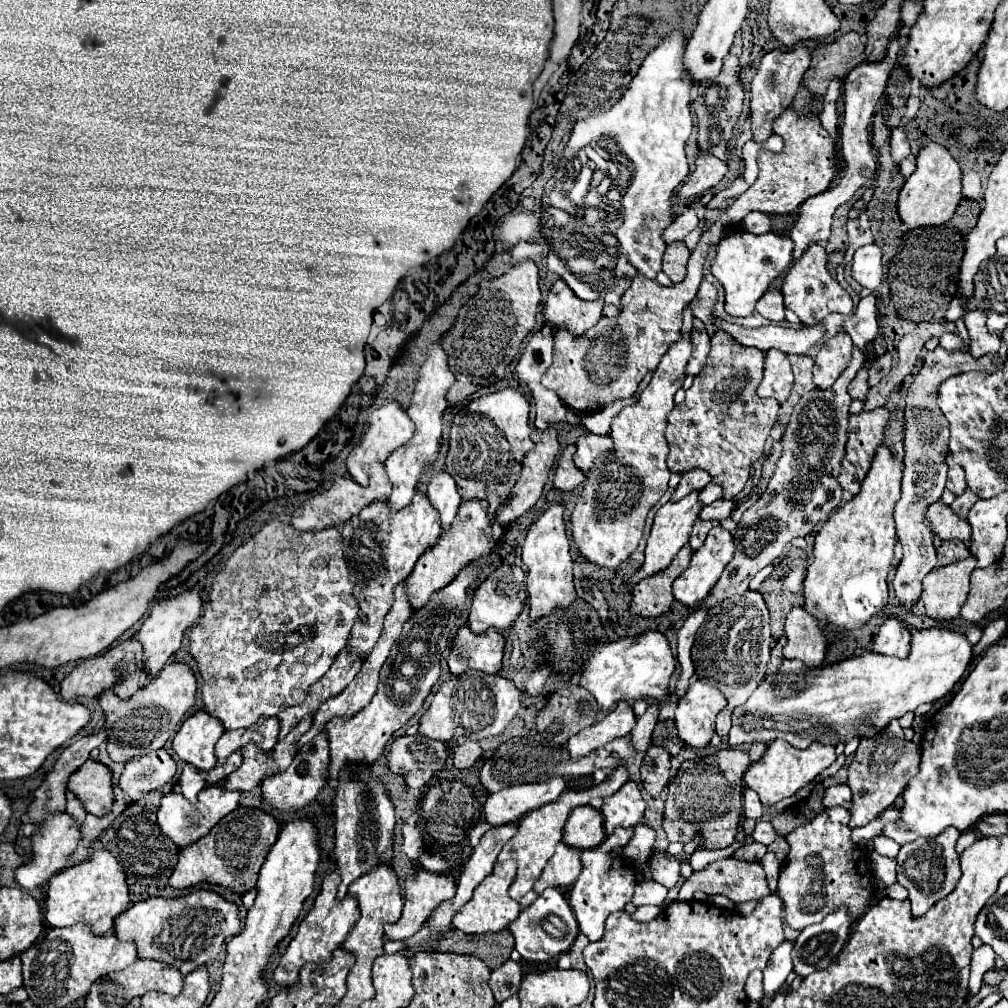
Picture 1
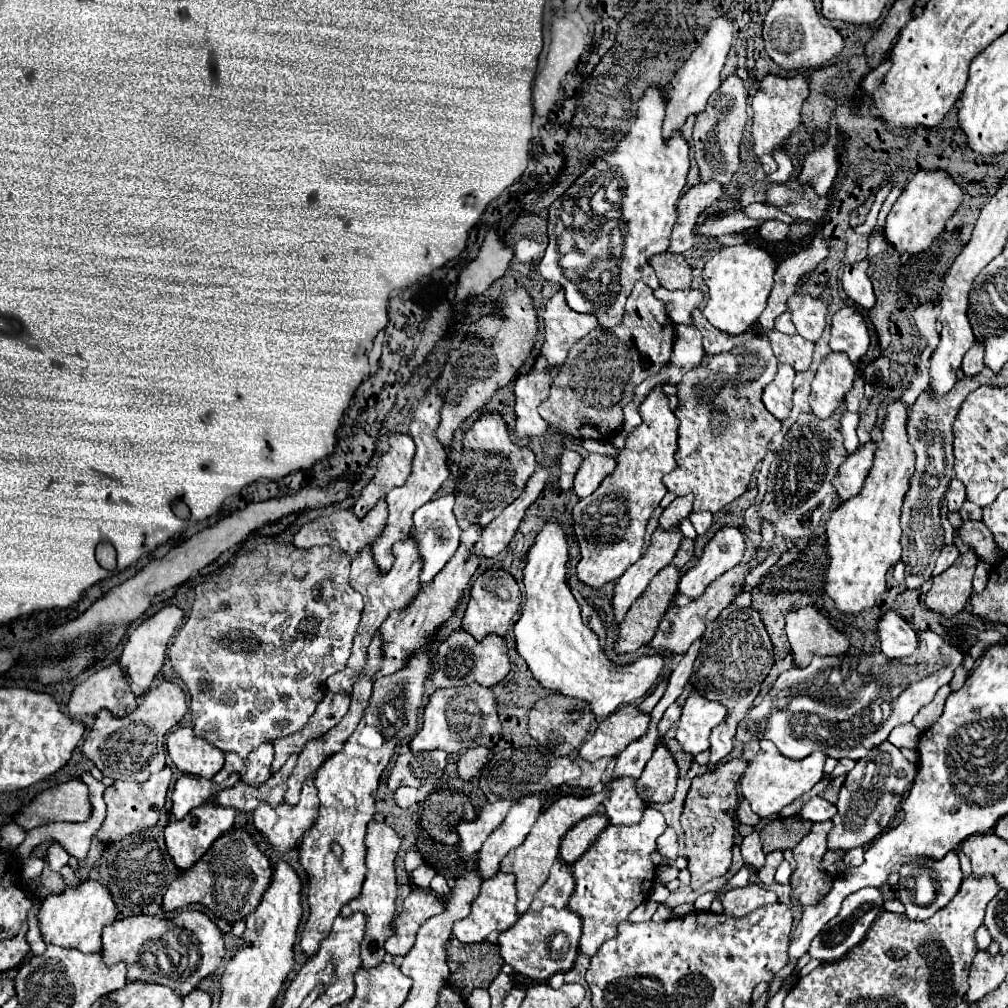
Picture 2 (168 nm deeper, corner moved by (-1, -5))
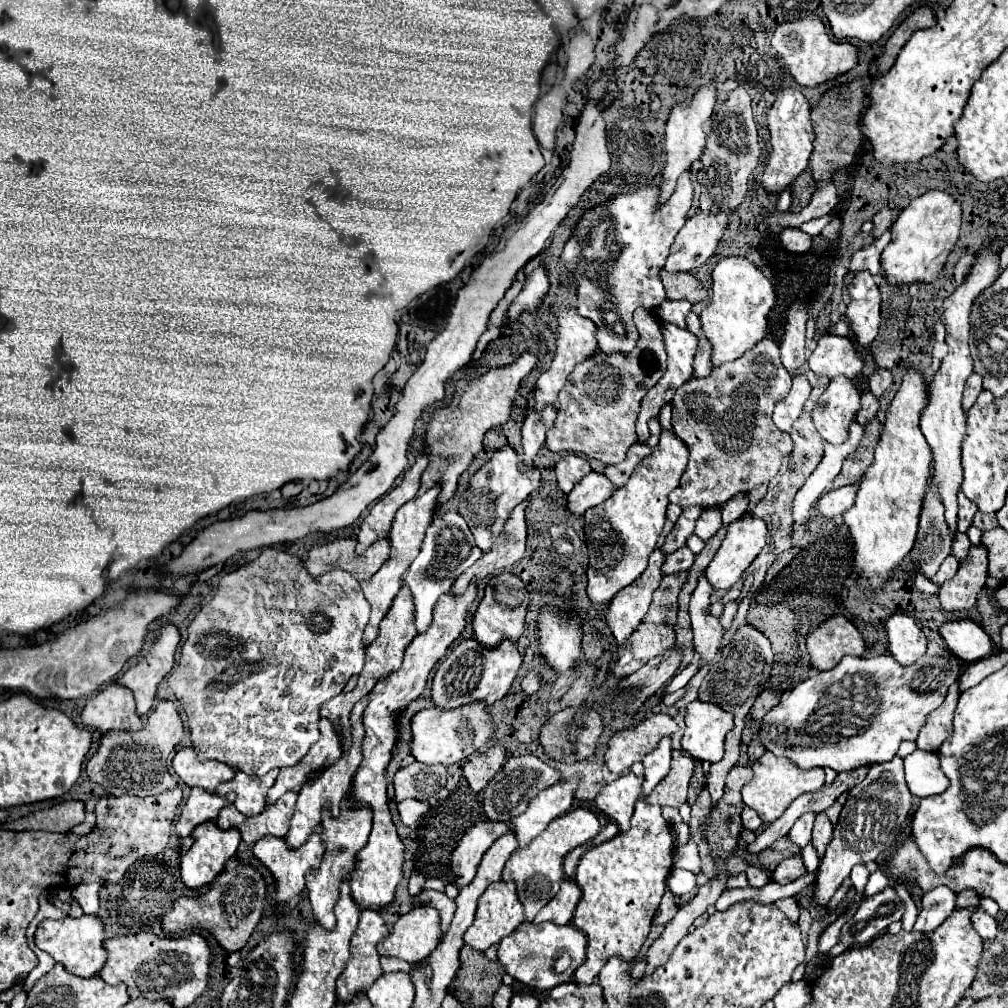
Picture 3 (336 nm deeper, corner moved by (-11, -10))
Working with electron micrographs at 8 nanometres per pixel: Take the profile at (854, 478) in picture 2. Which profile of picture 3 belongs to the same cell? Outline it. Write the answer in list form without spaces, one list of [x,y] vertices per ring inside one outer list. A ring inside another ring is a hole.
[[[858,484],[846,486],[846,488],[838,488],[838,490],[822,494],[820,500],[818,500],[818,504],[814,506],[814,510],[822,518],[836,518],[836,516],[844,514],[854,504],[856,488],[858,488]]]

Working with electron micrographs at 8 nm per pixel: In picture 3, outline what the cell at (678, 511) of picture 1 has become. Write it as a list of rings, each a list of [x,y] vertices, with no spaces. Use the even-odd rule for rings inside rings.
[[[656,548],[650,554],[646,572],[642,572],[642,576],[638,580],[634,580],[634,584],[630,584],[630,588],[624,588],[622,592],[618,592],[618,596],[614,596],[614,600],[610,602],[604,616],[606,616],[606,622],[612,630],[618,646],[638,628],[644,614],[648,612],[652,592],[658,588],[658,584],[662,580],[662,574],[660,574],[662,562],[664,562],[664,556]]]

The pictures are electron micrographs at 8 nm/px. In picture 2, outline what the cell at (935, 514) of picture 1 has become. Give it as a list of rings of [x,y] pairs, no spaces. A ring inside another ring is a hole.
[[[962,521],[962,525],[956,529],[960,541],[970,545],[980,559],[996,565],[1000,559],[1000,551],[996,551],[992,533],[984,529],[982,521]]]

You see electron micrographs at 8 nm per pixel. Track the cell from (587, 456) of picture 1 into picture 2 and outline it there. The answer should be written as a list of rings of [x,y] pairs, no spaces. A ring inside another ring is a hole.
[[[590,453],[580,469],[578,475],[574,479],[574,491],[578,497],[588,497],[590,493],[594,493],[598,489],[598,485],[602,483],[602,479],[612,473],[616,467],[616,459],[610,455],[600,455],[600,453]]]

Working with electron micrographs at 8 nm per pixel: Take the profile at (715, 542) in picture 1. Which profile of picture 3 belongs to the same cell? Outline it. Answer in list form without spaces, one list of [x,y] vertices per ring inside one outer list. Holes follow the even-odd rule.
[[[742,516],[740,520],[732,522],[728,526],[726,538],[722,540],[716,556],[712,558],[710,566],[706,568],[706,578],[708,578],[708,582],[712,584],[714,590],[730,590],[740,580],[742,572],[752,564],[752,560],[764,548],[766,532],[768,532],[766,522],[764,522],[764,518],[758,518],[758,516]]]

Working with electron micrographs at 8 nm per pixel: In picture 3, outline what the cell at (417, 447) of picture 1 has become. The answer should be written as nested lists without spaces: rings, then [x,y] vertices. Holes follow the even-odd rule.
[[[434,486],[432,490],[428,490],[424,496],[420,498],[414,498],[410,502],[406,502],[394,516],[394,522],[392,522],[392,528],[390,528],[390,534],[388,534],[388,540],[390,540],[390,556],[388,560],[380,566],[380,570],[372,576],[370,584],[366,584],[366,588],[362,588],[362,592],[366,594],[366,600],[370,602],[370,622],[366,626],[366,632],[364,632],[364,640],[362,644],[368,646],[372,644],[372,640],[376,640],[378,636],[378,626],[382,622],[382,618],[386,616],[388,608],[392,606],[392,600],[396,598],[400,586],[402,586],[402,574],[408,570],[408,566],[414,562],[414,558],[418,556],[420,552],[420,546],[422,546],[422,540],[426,536],[426,528],[430,526],[430,522],[434,520],[434,504],[436,504],[436,498],[438,498],[438,486]]]

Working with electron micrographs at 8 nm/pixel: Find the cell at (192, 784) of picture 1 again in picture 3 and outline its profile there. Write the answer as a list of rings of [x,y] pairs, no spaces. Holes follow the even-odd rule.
[[[192,788],[184,808],[182,808],[182,814],[180,814],[180,820],[176,824],[176,832],[180,836],[180,848],[182,852],[188,850],[192,846],[192,830],[198,826],[198,824],[204,824],[204,822],[210,822],[210,820],[216,820],[220,810],[228,804],[234,802],[234,794],[228,794],[228,796],[216,796],[216,794],[208,794],[206,790],[202,788]]]

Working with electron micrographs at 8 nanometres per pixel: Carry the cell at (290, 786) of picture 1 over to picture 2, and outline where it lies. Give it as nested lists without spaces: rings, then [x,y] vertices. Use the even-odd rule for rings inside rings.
[[[316,771],[308,775],[302,785],[300,801],[296,805],[280,803],[278,807],[268,807],[268,803],[260,803],[254,811],[254,825],[260,833],[278,849],[288,851],[292,849],[304,835],[304,831],[316,819],[318,807],[318,791],[314,787]]]

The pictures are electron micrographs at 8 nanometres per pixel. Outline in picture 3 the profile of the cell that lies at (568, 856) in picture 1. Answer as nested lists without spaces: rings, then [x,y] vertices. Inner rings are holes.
[[[564,880],[560,892],[536,914],[534,924],[542,924],[542,922],[554,922],[558,926],[568,924],[572,920],[578,900],[580,900],[578,884],[574,884],[574,880]]]

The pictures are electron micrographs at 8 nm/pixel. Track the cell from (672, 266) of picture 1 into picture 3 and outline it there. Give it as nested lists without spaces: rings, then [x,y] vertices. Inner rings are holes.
[[[662,270],[662,282],[664,282],[668,300],[688,300],[690,304],[698,304],[708,298],[708,292],[704,290],[704,286],[688,272],[666,274],[666,270]]]

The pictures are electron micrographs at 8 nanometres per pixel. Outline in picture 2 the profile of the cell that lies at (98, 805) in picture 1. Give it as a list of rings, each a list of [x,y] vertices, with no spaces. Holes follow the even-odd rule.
[[[70,779],[40,793],[28,807],[16,815],[24,829],[38,827],[38,821],[86,821],[92,815],[88,785],[82,779]]]

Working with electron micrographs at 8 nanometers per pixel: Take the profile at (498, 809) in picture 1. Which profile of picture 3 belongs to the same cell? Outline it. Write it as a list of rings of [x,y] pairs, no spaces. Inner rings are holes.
[[[478,822],[472,826],[452,854],[452,872],[456,874],[456,888],[464,888],[476,876],[476,868],[492,842],[508,830],[502,822]]]

